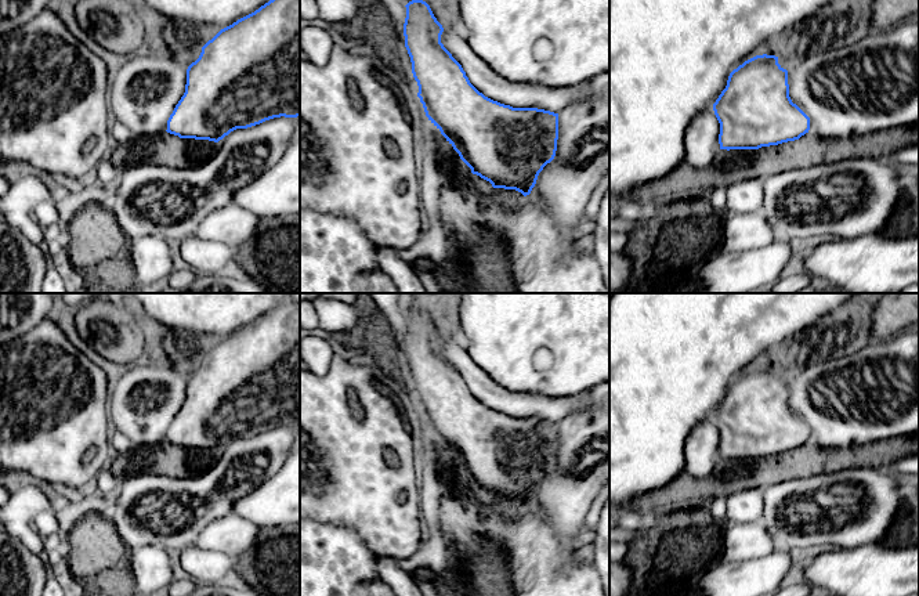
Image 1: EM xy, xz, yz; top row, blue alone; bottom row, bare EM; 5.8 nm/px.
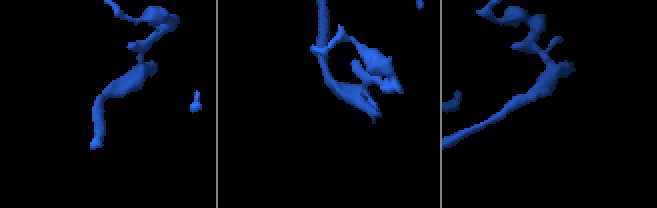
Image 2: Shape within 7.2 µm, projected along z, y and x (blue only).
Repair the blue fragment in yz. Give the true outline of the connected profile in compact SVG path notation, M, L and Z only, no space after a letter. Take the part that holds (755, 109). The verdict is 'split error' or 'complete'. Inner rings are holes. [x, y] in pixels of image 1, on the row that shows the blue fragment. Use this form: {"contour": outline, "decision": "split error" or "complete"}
{"contour": "M756 55L737 69L713 104L720 123L720 149L759 149L799 140L810 130L810 118L789 97L788 71L775 55Z", "decision": "complete"}

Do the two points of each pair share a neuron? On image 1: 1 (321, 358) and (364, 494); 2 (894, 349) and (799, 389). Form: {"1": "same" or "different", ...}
{"1": "different", "2": "same"}

